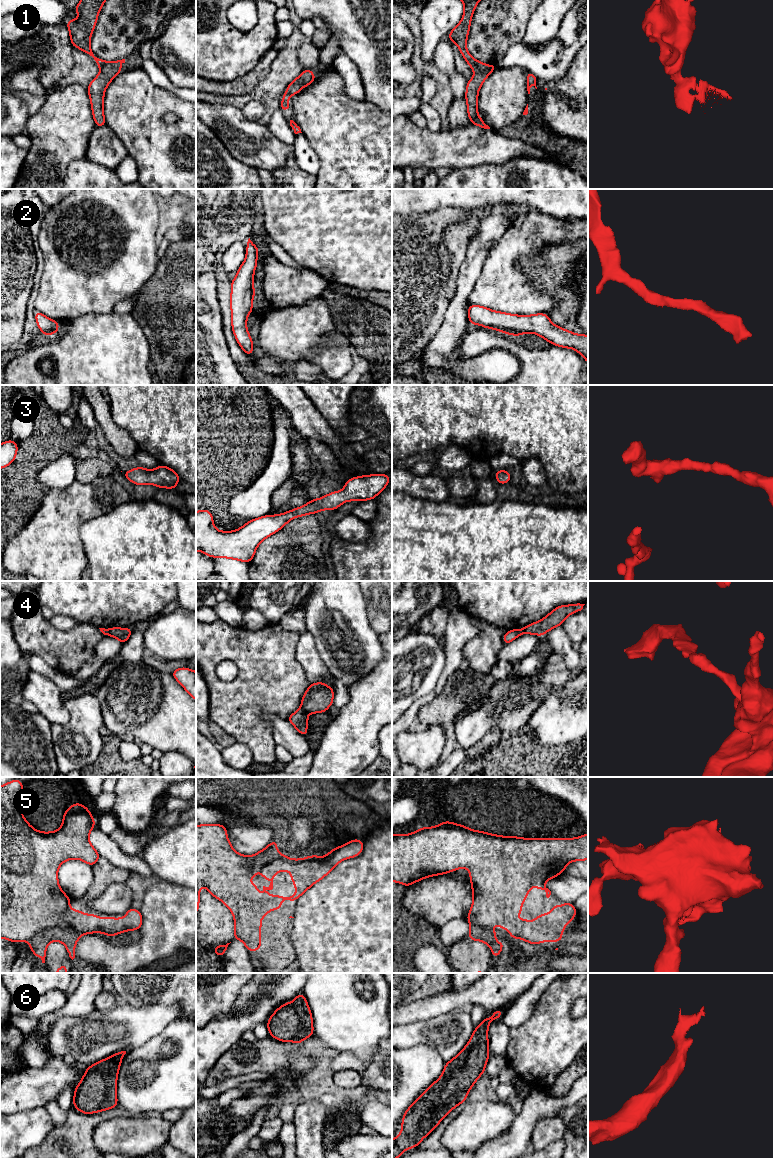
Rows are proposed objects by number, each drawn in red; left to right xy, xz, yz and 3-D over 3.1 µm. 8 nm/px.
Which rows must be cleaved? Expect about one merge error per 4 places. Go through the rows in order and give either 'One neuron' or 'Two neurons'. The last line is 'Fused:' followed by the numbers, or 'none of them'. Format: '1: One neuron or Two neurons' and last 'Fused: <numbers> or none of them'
1: One neuron
2: One neuron
3: One neuron
4: Two neurons
5: Two neurons
6: One neuron
Fused: 4, 5

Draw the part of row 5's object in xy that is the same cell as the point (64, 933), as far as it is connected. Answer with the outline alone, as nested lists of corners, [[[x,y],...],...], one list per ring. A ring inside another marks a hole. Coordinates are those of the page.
[[[64,923],[52,928],[45,929],[34,935],[29,940],[29,947],[36,960],[39,959],[37,955],[40,954],[42,963],[45,963],[46,948],[48,944],[52,941],[59,941],[66,946],[68,955],[73,960],[75,958],[76,942],[80,938],[80,933],[75,931],[70,925]]]

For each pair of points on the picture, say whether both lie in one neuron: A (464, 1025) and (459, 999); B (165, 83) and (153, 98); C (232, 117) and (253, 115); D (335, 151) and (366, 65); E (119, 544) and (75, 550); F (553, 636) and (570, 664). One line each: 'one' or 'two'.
A: two
B: two
C: two
D: two
E: two
F: one

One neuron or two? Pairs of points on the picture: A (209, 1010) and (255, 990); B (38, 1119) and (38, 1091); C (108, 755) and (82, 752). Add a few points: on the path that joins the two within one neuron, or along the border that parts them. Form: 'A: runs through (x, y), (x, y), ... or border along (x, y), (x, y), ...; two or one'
A: border along (247, 983), (241, 988), (232, 1008), (222, 1017); two
B: border along (44, 1107), (15, 1112); two
C: border along (103, 737), (102, 749), (91, 766); two

